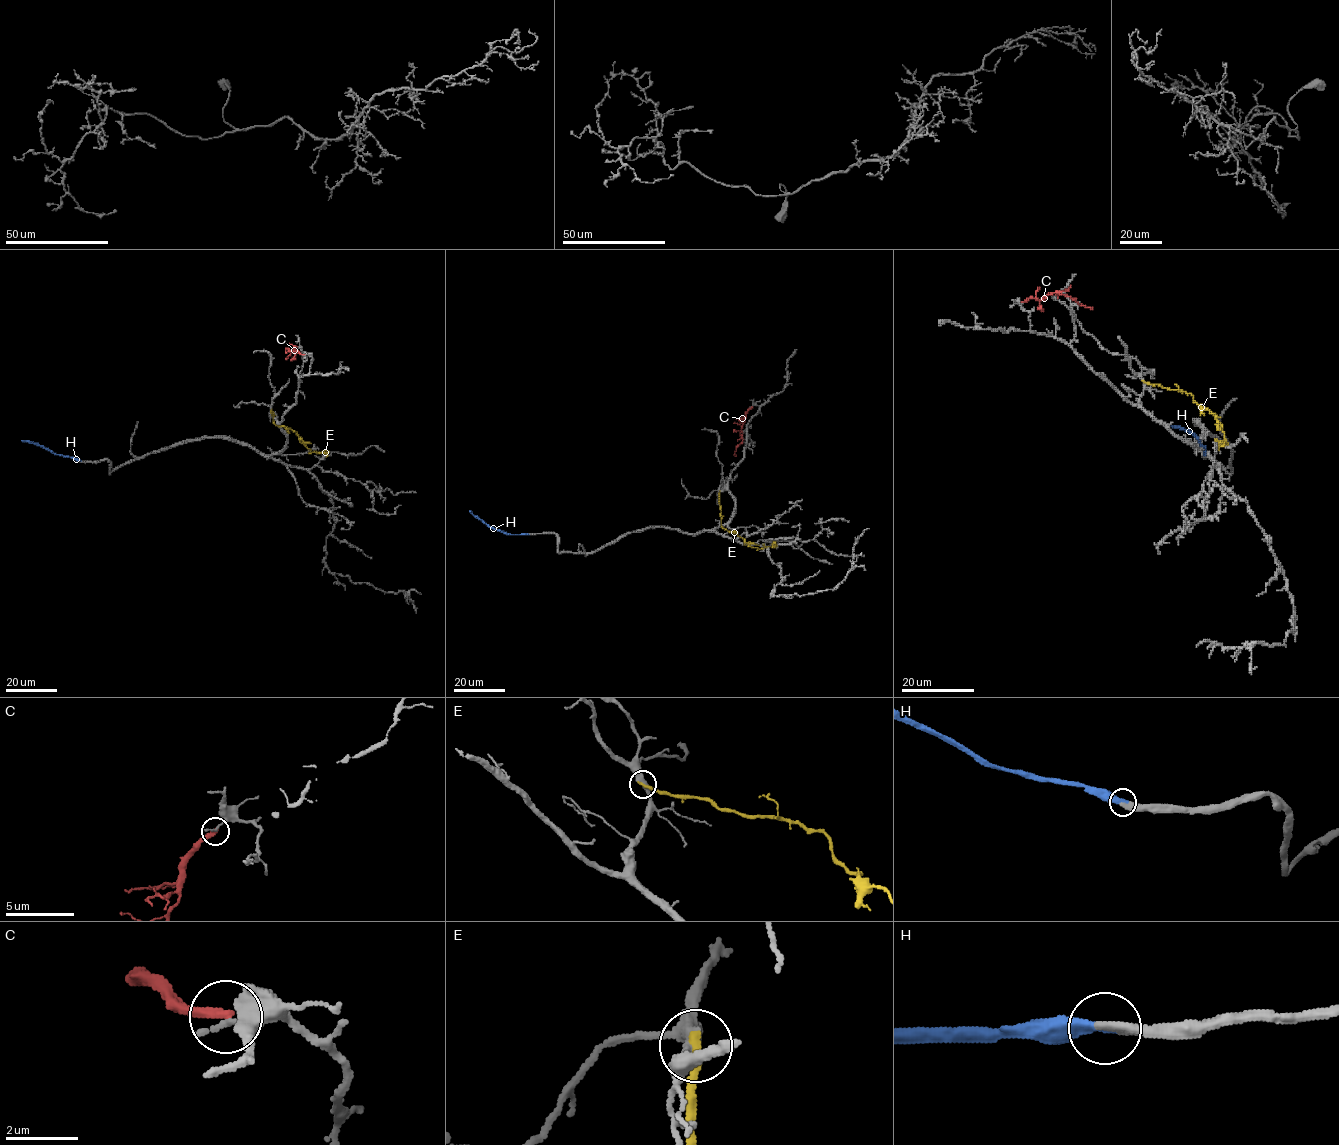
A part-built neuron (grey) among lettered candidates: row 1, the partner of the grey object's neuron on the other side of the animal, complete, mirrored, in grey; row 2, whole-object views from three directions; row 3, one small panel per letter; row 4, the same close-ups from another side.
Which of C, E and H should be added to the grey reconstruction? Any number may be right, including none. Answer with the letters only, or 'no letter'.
H

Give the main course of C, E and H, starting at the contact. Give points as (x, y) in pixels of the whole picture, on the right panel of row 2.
C: (1022, 302), (1041, 299), (1052, 293), (1064, 294), (1081, 305), (1093, 308)
E: (1143, 381), (1189, 392), (1220, 424), (1225, 442), (1220, 445), (1216, 441)
H: (1205, 455), (1205, 448), (1191, 433), (1171, 425)

